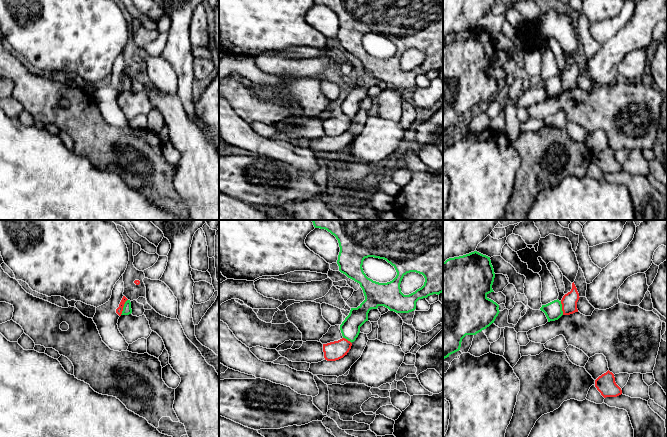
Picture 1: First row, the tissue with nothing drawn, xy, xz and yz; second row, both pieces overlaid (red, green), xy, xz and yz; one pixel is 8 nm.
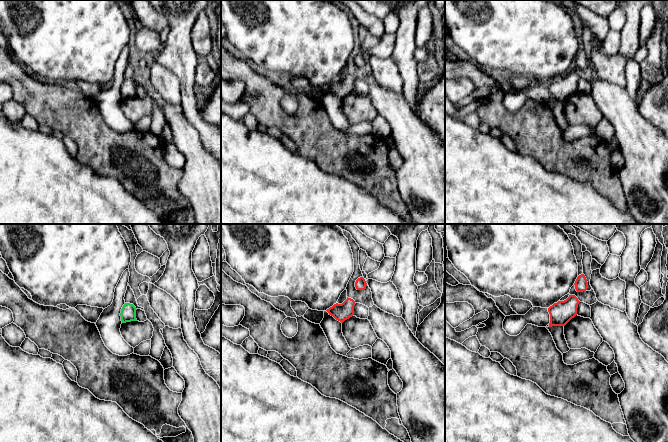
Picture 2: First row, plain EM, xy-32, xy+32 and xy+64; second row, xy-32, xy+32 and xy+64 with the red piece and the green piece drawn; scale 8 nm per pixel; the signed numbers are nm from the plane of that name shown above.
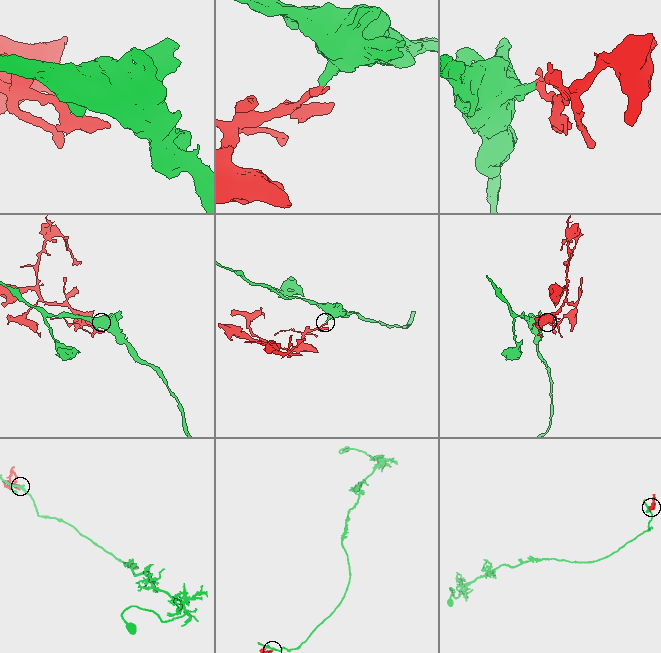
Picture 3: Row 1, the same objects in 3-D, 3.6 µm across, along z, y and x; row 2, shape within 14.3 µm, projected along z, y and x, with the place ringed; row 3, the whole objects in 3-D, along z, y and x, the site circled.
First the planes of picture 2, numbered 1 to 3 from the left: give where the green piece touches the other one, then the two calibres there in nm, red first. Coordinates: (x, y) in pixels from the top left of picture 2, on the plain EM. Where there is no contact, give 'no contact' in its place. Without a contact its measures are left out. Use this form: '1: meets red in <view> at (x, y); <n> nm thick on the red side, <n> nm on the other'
1: no contact
2: no contact
3: no contact

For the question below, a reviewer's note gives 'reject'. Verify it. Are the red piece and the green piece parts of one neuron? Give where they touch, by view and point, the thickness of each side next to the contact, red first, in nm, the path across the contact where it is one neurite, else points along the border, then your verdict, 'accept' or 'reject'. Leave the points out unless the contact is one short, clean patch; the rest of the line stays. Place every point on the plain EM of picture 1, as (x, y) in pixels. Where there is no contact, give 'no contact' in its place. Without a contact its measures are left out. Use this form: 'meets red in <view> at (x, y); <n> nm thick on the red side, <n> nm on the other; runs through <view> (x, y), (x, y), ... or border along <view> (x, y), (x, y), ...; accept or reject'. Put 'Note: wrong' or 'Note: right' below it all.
meets red in xy at (123, 82); 50 nm thick on the red side, 70 nm on the other; border along xy (127, 75), (120, 90); reject
Note: right

